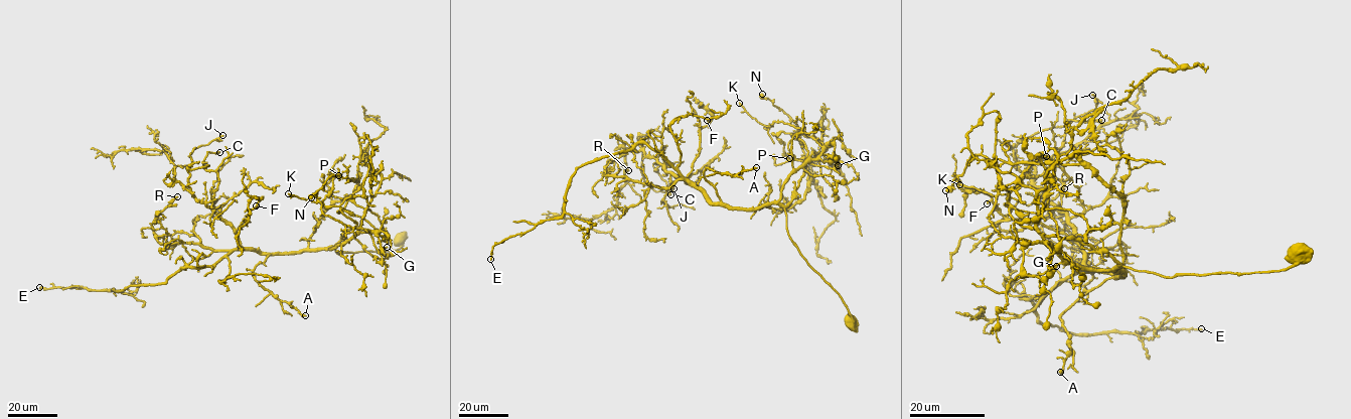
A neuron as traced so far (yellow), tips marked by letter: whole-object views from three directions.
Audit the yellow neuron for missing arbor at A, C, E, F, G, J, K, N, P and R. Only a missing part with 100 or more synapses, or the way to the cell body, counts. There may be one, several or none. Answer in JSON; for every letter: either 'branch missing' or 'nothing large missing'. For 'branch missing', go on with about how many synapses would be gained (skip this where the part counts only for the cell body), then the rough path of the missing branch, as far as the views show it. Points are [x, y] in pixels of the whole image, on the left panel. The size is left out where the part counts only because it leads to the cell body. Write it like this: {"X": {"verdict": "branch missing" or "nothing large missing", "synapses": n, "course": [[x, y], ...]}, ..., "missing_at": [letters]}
{"A": {"verdict": "nothing large missing"}, "C": {"verdict": "nothing large missing"}, "E": {"verdict": "nothing large missing"}, "F": {"verdict": "nothing large missing"}, "G": {"verdict": "nothing large missing"}, "J": {"verdict": "nothing large missing"}, "K": {"verdict": "nothing large missing"}, "N": {"verdict": "nothing large missing"}, "P": {"verdict": "nothing large missing"}, "R": {"verdict": "nothing large missing"}, "missing_at": []}

